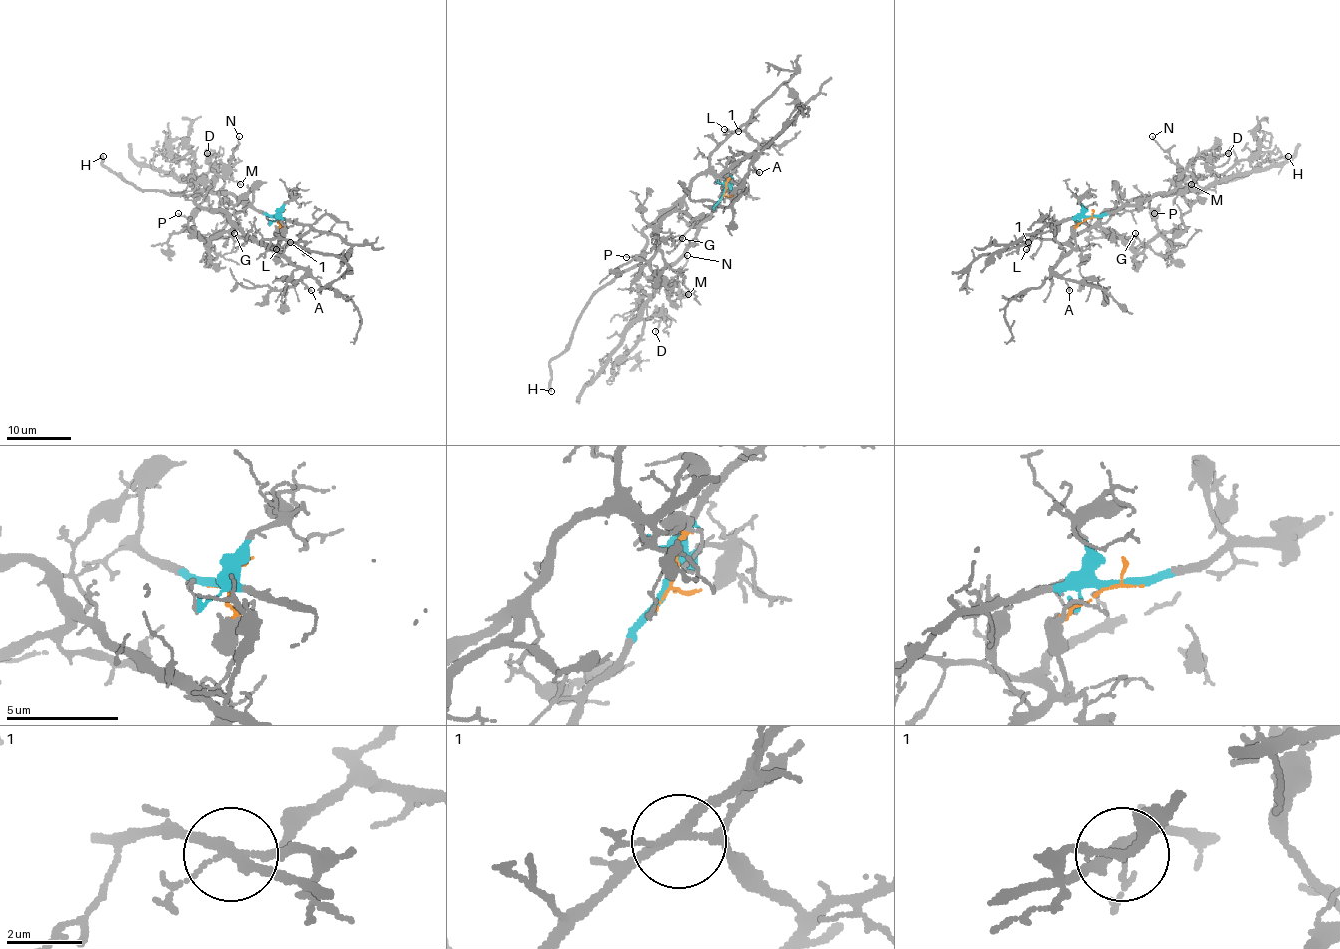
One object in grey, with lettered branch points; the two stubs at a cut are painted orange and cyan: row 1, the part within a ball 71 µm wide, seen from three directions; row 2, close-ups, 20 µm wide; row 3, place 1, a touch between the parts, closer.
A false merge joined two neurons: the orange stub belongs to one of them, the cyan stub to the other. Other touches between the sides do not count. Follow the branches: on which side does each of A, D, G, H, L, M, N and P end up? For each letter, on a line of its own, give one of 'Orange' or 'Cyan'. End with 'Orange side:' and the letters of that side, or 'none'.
A: Orange
D: Cyan
G: Orange
H: Orange
L: Cyan
M: Cyan
N: Cyan
P: Orange
Orange side: A, G, H, P

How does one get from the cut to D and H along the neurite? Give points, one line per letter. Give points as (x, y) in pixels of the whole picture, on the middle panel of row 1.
D: (724, 194), (700, 226), (693, 243), (660, 272), (658, 288), (645, 306), (644, 317), (660, 317), (655, 332)
H: (724, 194), (726, 178), (705, 173), (650, 224), (642, 260), (589, 301), (568, 346), (549, 364), (550, 391)

